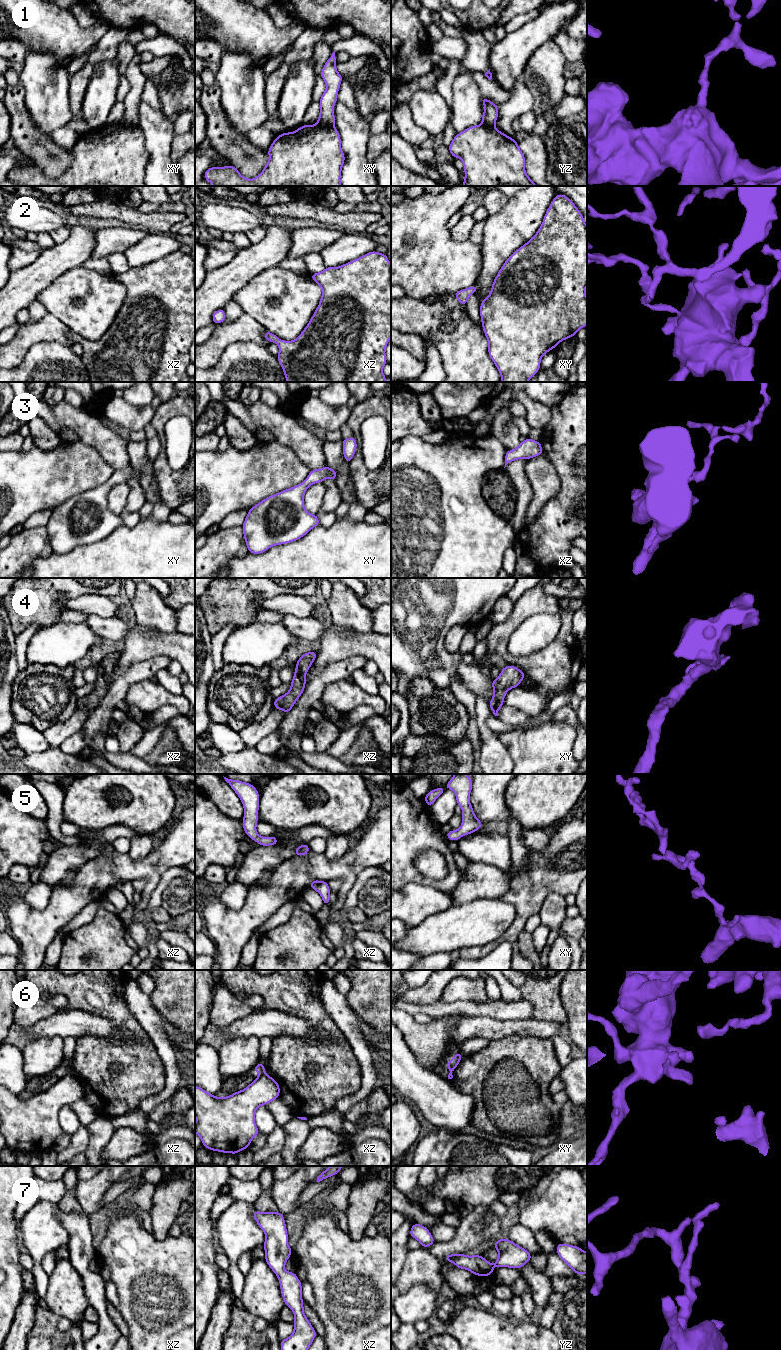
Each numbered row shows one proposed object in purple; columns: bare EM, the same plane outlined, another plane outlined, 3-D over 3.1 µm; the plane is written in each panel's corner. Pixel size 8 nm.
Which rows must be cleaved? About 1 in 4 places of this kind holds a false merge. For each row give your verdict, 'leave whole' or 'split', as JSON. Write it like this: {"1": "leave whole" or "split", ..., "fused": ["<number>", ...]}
{"1": "split", "2": "leave whole", "3": "leave whole", "4": "leave whole", "5": "leave whole", "6": "split", "7": "leave whole", "fused": ["1", "6"]}

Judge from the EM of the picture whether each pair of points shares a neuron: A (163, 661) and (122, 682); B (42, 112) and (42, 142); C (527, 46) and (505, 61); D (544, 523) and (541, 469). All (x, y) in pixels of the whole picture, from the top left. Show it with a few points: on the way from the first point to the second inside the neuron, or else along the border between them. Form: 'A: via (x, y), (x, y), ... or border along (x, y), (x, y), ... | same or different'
A: via (153, 665), (132, 675) | same
B: border along (28, 111), (31, 119), (50, 136) | different
C: via (522, 46), (510, 56) | same
D: border along (559, 489), (541, 509), (540, 513), (527, 523) | different

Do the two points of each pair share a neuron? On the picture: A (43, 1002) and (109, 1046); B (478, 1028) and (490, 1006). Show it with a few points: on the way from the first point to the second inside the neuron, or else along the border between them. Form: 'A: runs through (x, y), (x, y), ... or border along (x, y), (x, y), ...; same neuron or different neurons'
A: border along (45, 994), (63, 994), (67, 998), (68, 1004); different neurons
B: border along (464, 1015), (487, 1016), (508, 1020); different neurons

